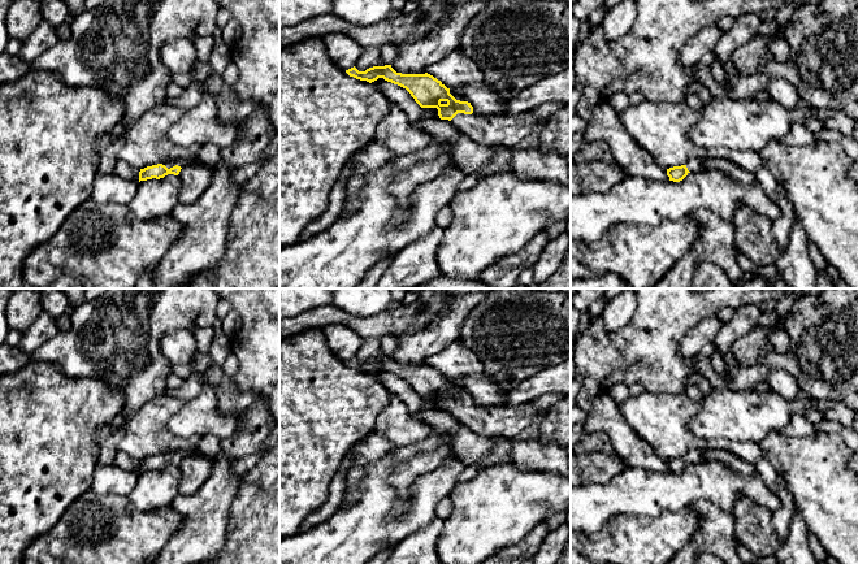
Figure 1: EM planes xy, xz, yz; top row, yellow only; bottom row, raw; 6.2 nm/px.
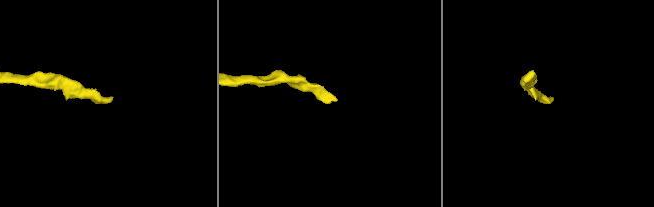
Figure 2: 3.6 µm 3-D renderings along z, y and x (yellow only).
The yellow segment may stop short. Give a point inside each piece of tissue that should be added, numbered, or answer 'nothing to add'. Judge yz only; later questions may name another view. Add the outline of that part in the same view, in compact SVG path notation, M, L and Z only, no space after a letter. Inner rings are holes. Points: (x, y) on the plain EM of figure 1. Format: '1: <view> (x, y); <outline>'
1: yz (693, 455); M690 450L686 454L686 459L688 459L689 463L701 463L701 461L705 461L703 456L702 456L702 451L699 451L699 450Z

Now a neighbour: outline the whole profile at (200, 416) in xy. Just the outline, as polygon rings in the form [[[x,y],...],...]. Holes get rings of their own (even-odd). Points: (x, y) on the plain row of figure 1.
[[[205,385],[199,395],[185,402],[169,418],[168,429],[172,434],[183,438],[214,435],[228,439],[237,434],[243,422],[243,416],[222,415],[216,387]]]

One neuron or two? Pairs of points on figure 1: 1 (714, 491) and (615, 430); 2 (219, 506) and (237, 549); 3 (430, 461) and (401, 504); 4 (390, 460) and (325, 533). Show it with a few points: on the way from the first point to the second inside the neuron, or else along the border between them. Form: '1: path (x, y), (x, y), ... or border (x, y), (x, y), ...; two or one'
1: border (632, 467), (662, 473); two
2: border (235, 497), (230, 508), (226, 539), (220, 550); two
3: path (419, 467), (403, 482), (403, 493); one
4: path (376, 481), (375, 495), (346, 524); one

